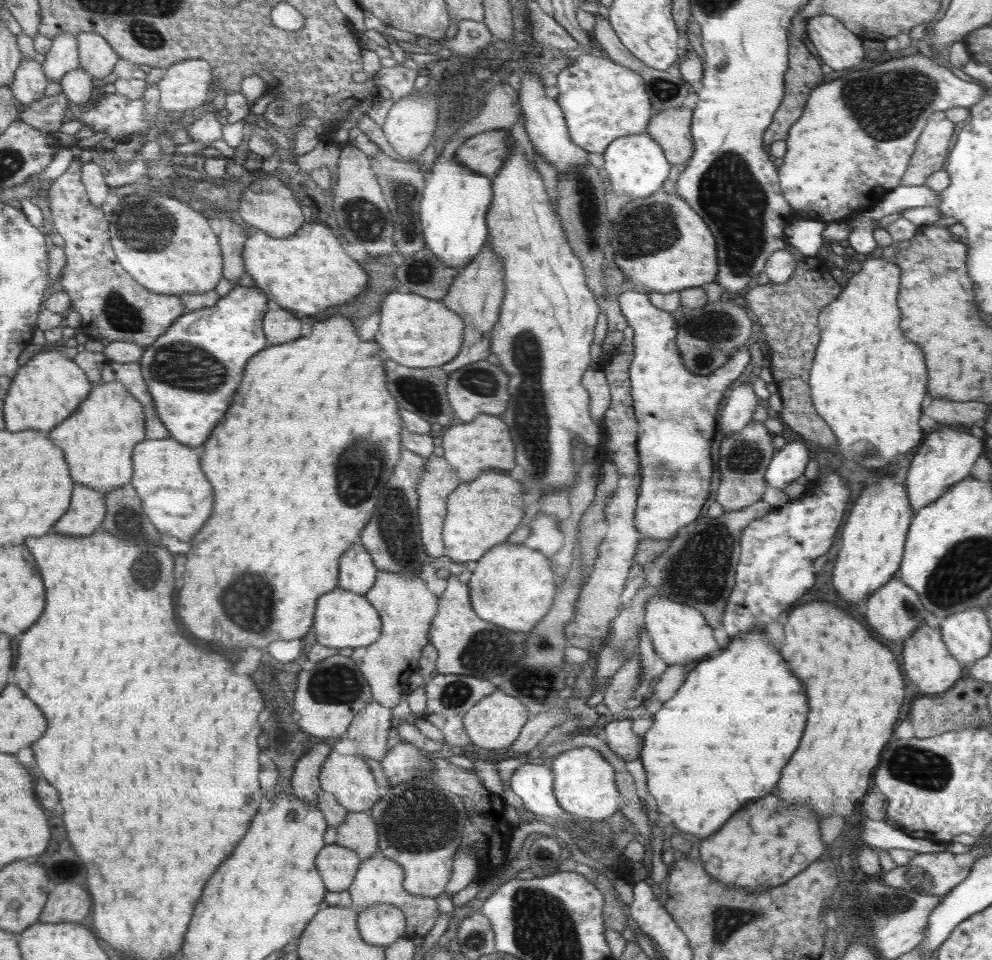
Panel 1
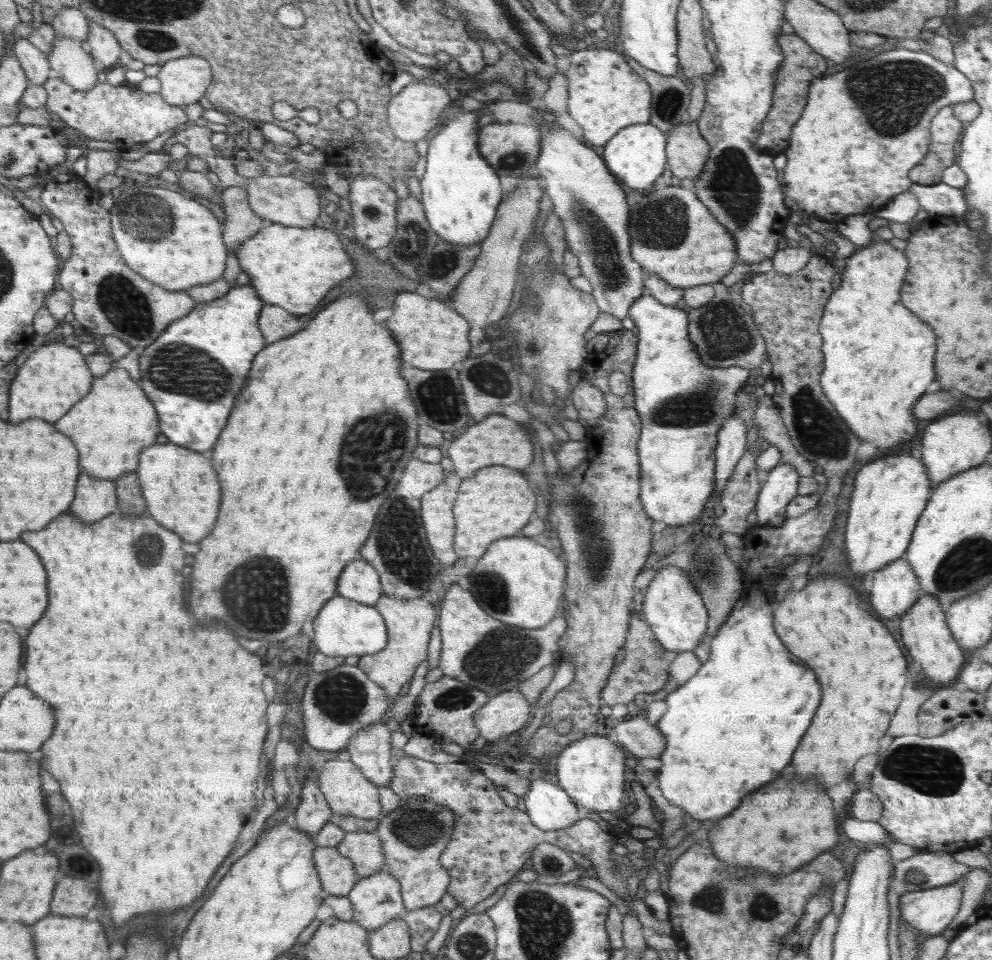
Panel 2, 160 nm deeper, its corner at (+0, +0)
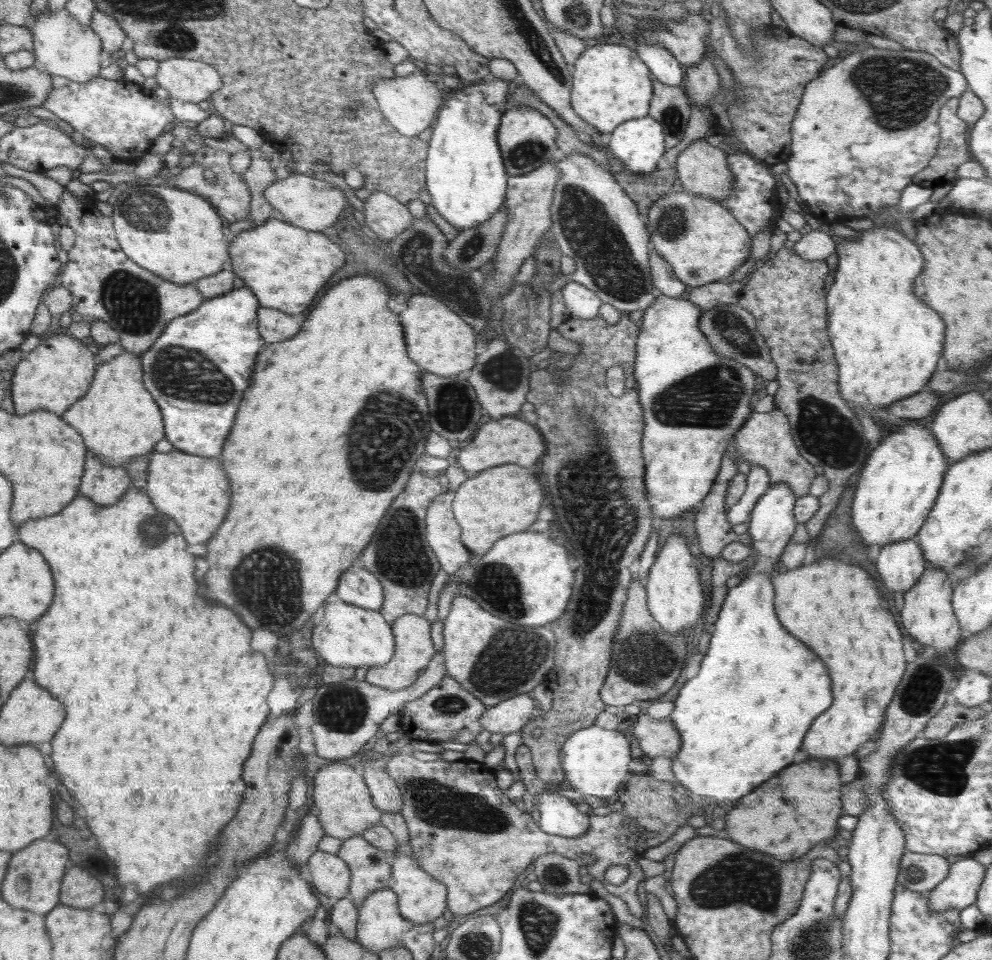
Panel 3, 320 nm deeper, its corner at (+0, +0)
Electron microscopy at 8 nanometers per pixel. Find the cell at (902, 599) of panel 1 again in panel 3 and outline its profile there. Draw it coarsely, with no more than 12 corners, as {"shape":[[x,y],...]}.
{"shape":[[917,535],[886,543],[876,570],[892,593],[912,589],[928,567]]}

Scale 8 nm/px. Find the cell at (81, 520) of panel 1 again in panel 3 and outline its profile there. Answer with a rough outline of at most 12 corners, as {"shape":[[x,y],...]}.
{"shape":[[87,459],[80,494],[113,505],[132,486],[125,466]]}

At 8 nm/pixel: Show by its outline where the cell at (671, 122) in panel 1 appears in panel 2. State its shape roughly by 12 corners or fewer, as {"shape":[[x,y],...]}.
{"shape":[[697,122],[666,136],[675,182],[694,182],[710,153]]}

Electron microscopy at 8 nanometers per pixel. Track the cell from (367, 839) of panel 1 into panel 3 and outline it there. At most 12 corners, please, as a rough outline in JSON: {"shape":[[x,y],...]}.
{"shape":[[358,836],[335,855],[351,869],[348,897],[360,906],[389,887],[393,858]]}

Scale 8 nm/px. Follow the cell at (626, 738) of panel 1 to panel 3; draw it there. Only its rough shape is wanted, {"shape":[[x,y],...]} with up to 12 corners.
{"shape":[[647,713],[633,718],[634,735],[645,759],[674,758],[681,738],[669,719]]}

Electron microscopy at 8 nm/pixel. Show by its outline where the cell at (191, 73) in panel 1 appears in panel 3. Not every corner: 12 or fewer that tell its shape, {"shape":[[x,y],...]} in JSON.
{"shape":[[159,61],[153,76],[170,98],[200,103],[224,86],[206,61]]}

